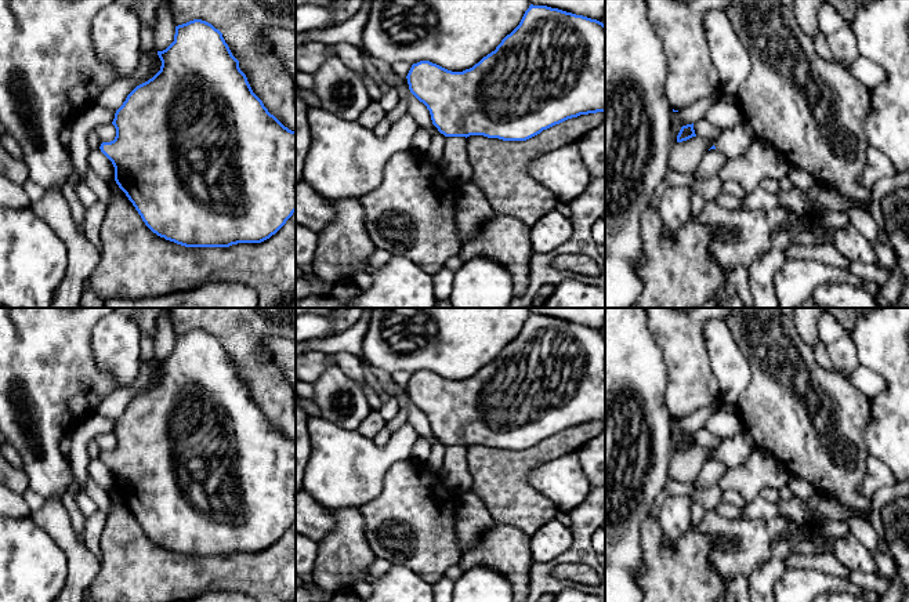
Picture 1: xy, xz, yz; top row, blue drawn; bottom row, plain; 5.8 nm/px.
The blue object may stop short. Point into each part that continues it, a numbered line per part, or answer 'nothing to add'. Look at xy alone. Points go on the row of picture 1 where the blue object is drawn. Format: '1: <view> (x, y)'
nothing to add

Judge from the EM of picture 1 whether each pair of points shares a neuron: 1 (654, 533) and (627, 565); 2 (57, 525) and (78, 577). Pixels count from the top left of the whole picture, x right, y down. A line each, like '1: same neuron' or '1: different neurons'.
1: different neurons
2: same neuron

